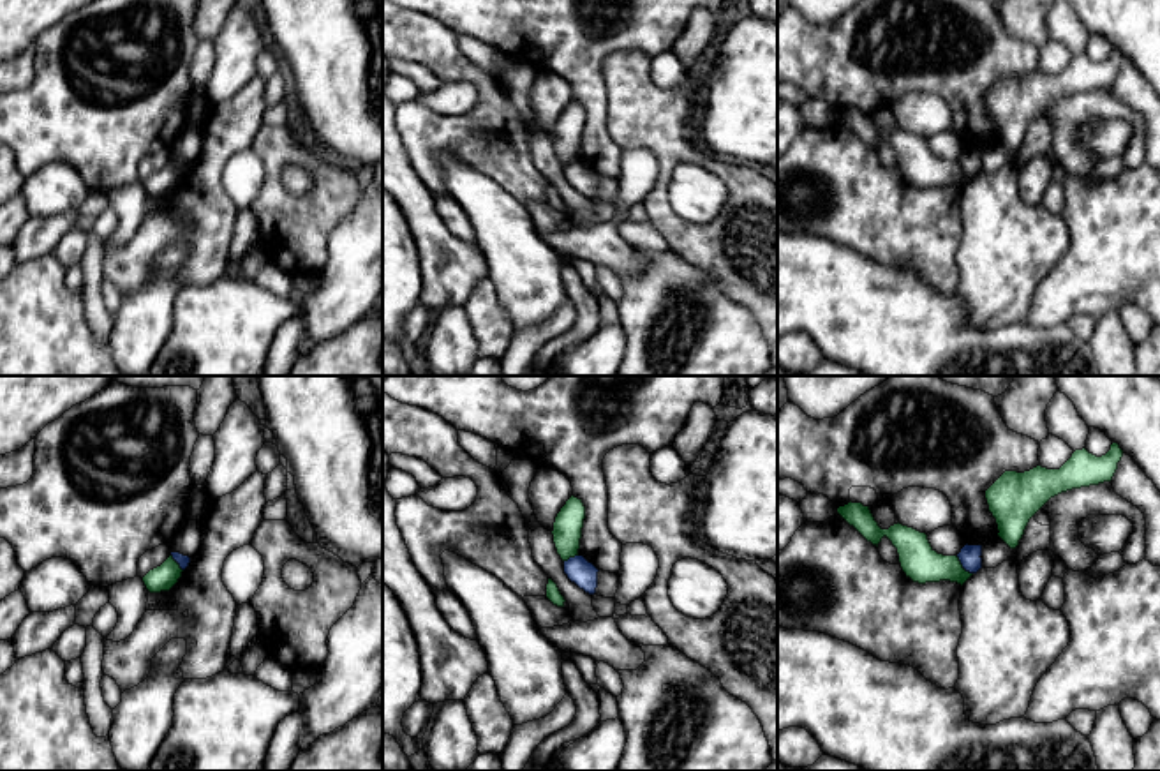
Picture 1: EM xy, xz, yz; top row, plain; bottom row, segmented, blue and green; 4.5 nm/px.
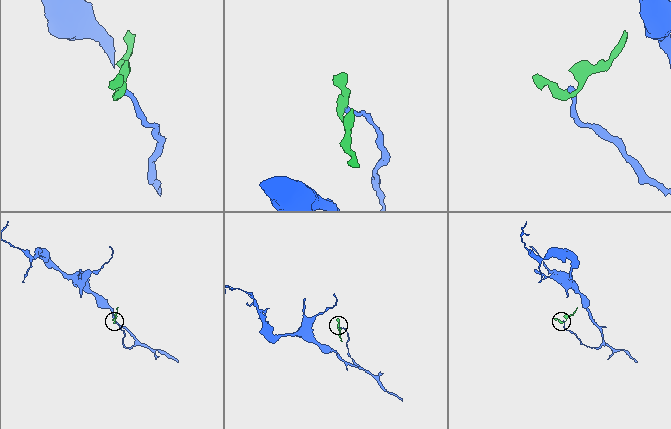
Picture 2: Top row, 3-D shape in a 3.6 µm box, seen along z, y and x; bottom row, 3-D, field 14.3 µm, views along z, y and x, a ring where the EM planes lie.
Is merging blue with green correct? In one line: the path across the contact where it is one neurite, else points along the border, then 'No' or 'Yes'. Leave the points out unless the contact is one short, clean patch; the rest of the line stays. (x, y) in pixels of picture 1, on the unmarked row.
Boundary: yz (956, 161), (972, 179). No

